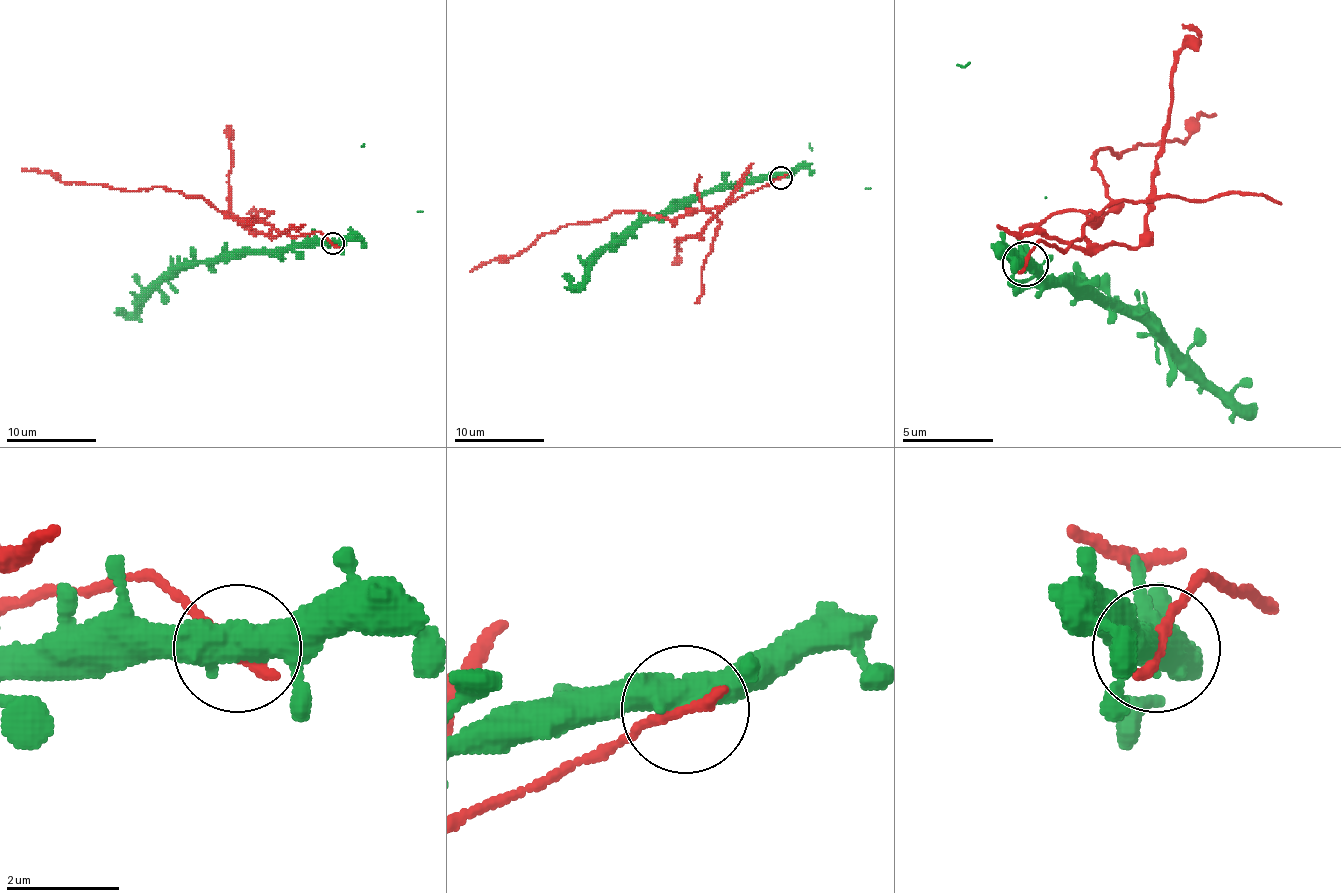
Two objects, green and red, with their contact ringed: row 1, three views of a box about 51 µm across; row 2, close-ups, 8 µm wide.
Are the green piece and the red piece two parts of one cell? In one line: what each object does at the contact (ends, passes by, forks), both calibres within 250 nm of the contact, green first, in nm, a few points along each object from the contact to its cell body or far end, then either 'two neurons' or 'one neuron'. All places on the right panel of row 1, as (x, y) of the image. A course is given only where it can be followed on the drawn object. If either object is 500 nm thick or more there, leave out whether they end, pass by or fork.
500/240 nm | green via (1024, 262), (1037, 276), (1060, 276), (1097, 299), (1115, 299), (1197, 377), (1243, 409), (1220, 400) | red via (1024, 262), (1042, 240), (1065, 249), (1111, 208), (1092, 166), (1101, 148), (1120, 157), (1184, 139), (1216, 112) | two neurons

